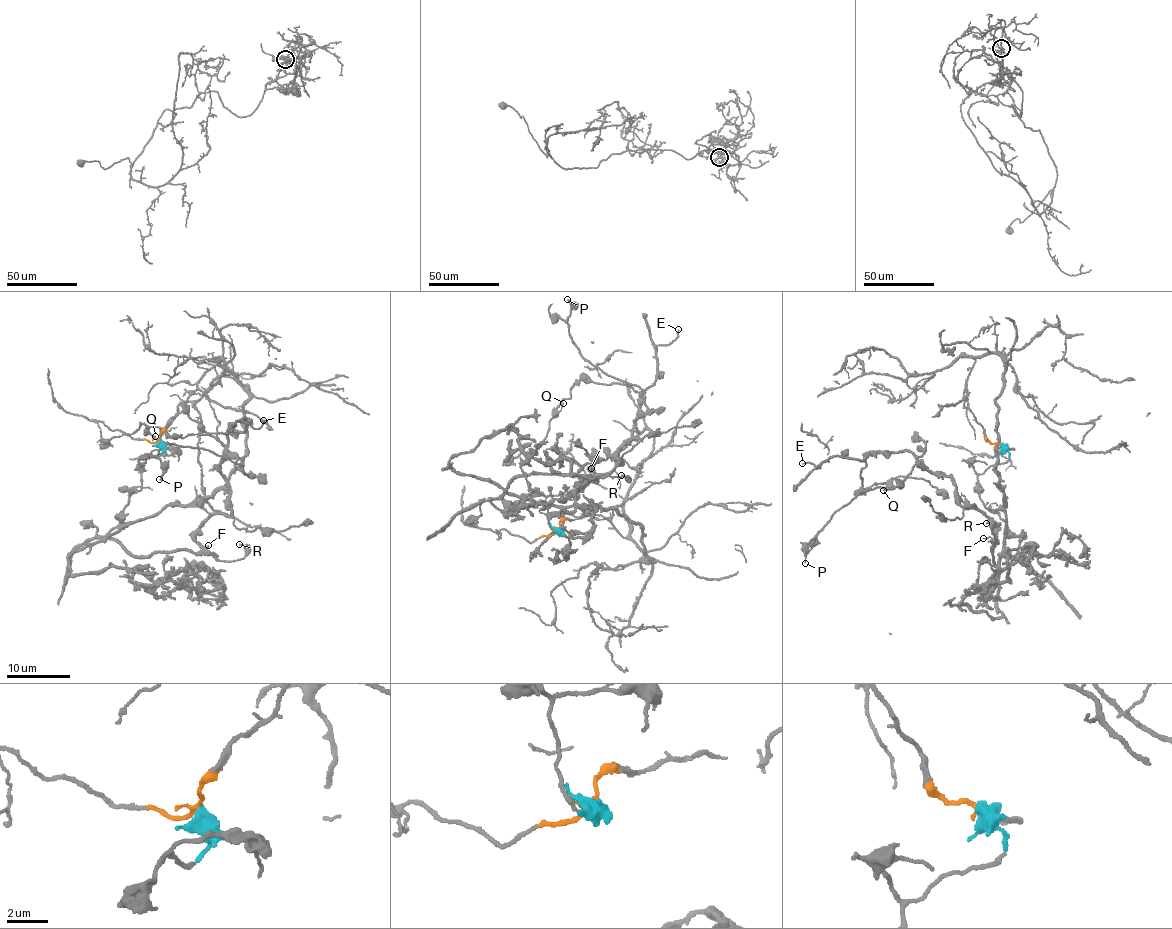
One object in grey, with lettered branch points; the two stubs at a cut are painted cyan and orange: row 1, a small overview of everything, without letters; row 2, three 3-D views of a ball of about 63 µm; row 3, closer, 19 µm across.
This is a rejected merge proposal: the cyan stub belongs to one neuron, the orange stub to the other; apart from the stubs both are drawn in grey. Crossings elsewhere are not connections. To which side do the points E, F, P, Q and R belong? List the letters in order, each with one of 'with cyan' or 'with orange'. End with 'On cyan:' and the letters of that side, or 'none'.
E: with cyan
F: with cyan
P: with cyan
Q: with cyan
R: with cyan
On cyan: E, F, P, Q, R

